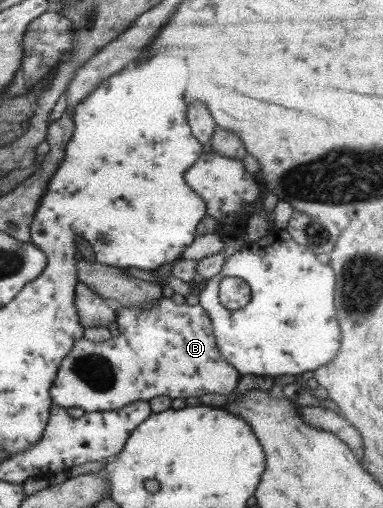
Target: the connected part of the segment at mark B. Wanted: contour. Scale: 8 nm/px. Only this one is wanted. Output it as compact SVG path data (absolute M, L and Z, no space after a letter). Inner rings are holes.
M161 296L152 308L144 310L116 305L116 322L119 335L111 336L107 341L94 342L84 337L75 341L71 351L61 360L50 389L53 404L65 409L74 407L85 412L101 412L122 409L135 401L151 402L161 395L185 401L213 393L227 396L237 388L241 375L221 355L210 317L199 304L178 304Z

